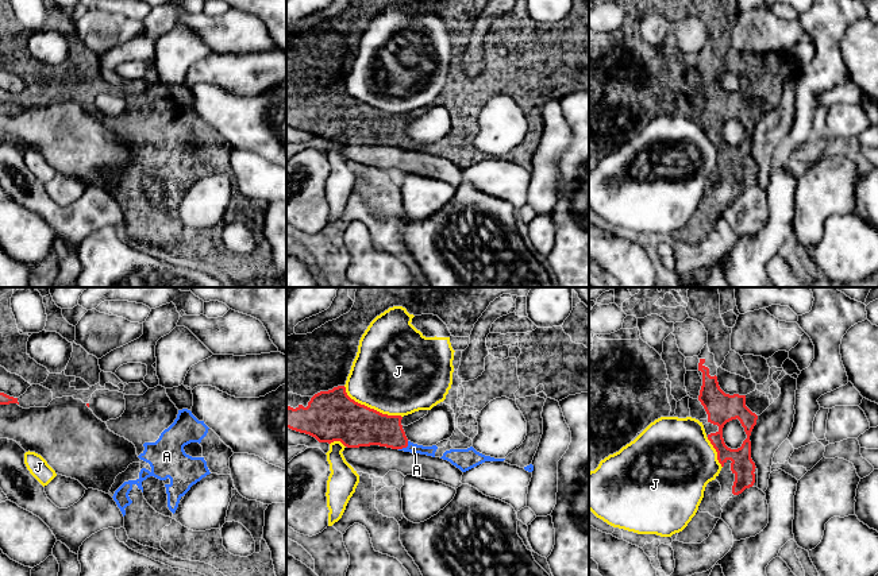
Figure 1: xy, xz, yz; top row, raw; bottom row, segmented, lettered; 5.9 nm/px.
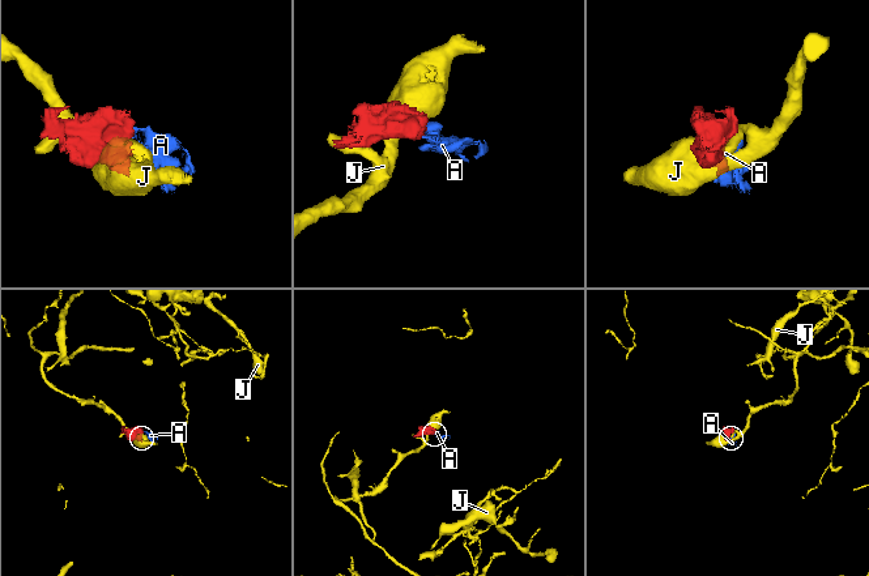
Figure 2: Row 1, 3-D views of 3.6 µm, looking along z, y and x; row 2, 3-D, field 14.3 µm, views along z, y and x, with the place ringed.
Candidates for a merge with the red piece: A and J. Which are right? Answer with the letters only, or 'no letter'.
A

